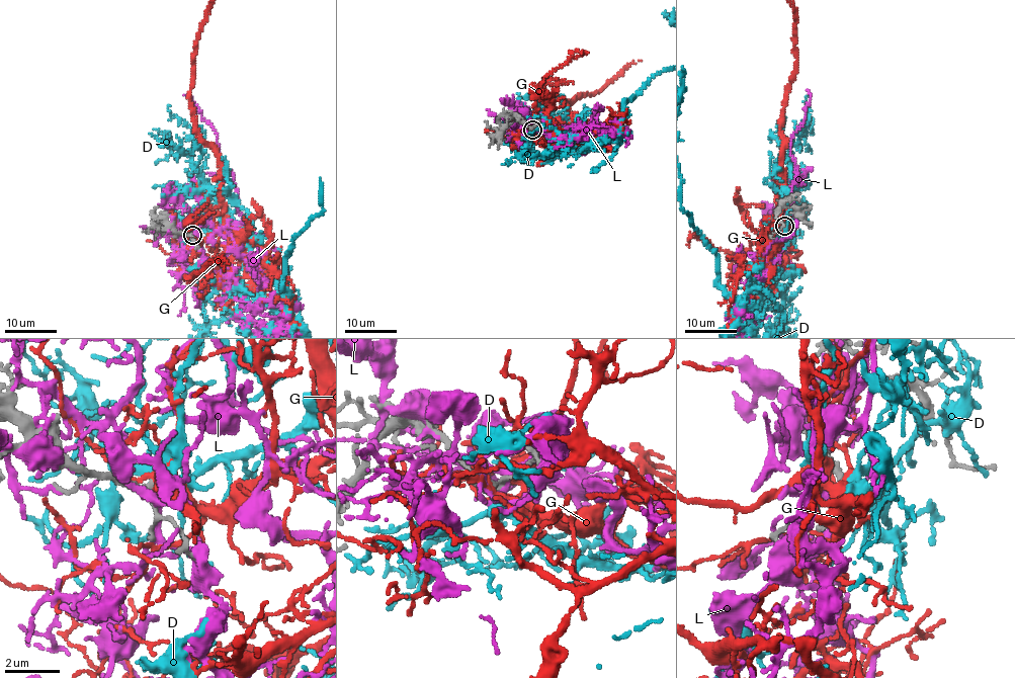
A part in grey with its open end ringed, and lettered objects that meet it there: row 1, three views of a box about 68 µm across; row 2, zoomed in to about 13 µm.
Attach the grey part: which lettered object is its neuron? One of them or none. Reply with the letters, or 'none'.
D

